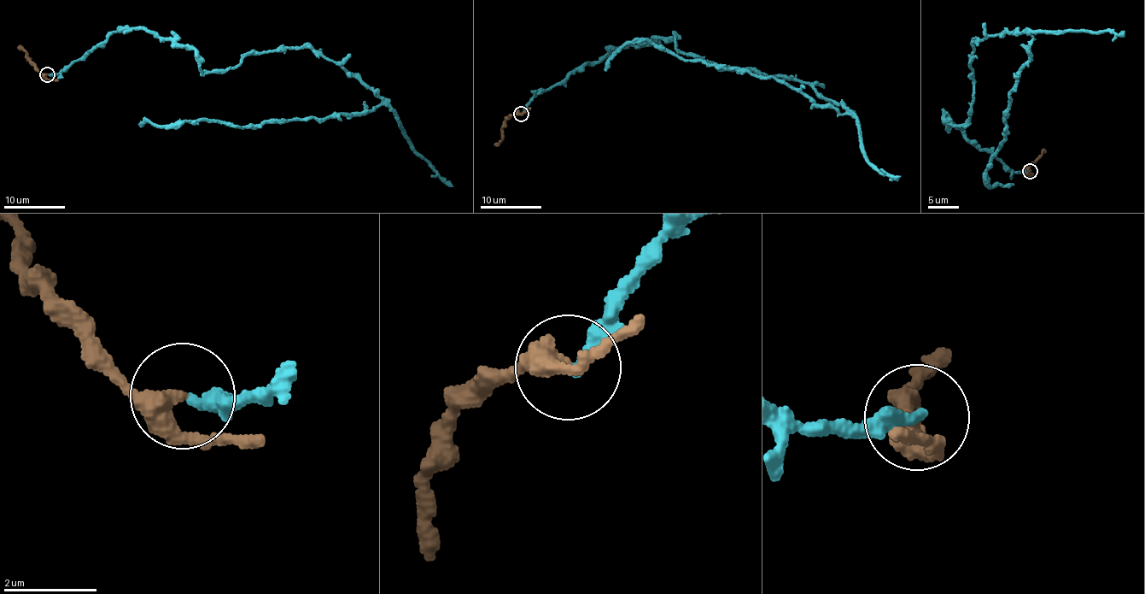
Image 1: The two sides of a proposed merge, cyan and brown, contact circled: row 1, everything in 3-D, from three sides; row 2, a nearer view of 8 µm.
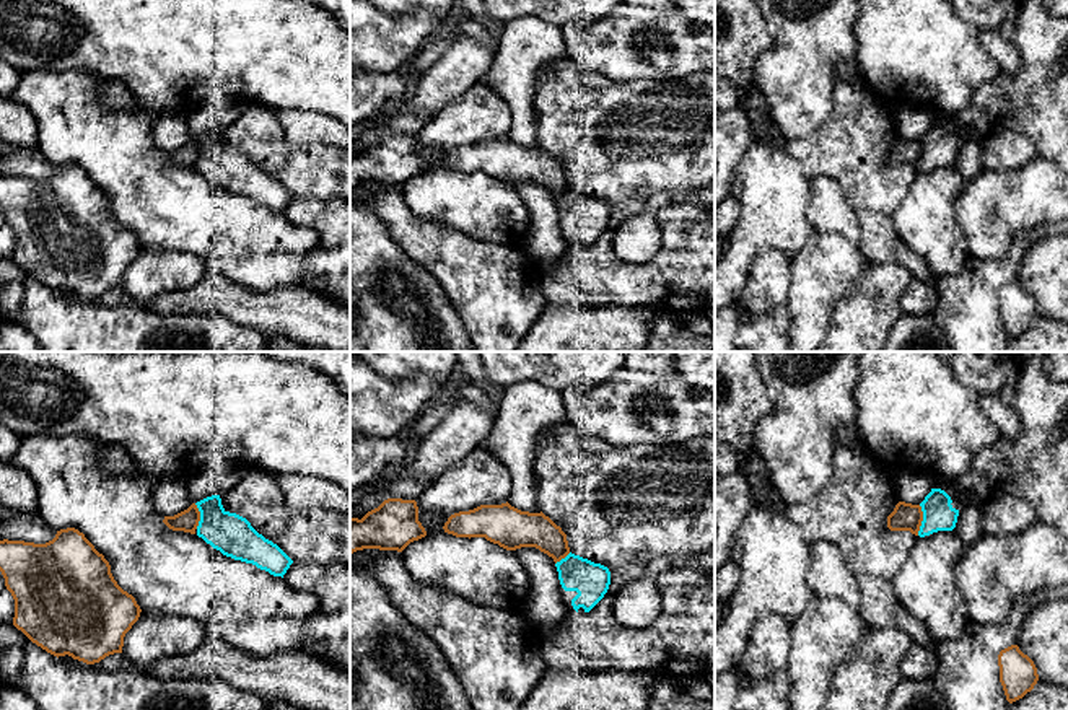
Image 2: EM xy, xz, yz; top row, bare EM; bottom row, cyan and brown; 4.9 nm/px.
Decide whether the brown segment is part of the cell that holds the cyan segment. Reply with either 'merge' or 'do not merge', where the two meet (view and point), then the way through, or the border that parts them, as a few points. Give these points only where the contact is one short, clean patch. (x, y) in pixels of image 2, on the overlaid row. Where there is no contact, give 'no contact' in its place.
do not merge | yz (923, 520)

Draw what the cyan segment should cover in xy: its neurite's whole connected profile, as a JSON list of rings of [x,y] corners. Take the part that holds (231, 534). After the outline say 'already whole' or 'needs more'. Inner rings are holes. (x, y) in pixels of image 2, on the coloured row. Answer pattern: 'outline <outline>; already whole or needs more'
outline [[[220,495],[207,497],[195,505],[200,511],[199,537],[226,557],[283,578],[293,560],[277,544],[259,534],[246,518],[226,511]]]; already whole

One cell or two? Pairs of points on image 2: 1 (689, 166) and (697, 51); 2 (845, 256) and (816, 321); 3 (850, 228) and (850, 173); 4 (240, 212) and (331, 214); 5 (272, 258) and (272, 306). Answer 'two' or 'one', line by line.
1: two
2: one
3: two
4: two
5: two

